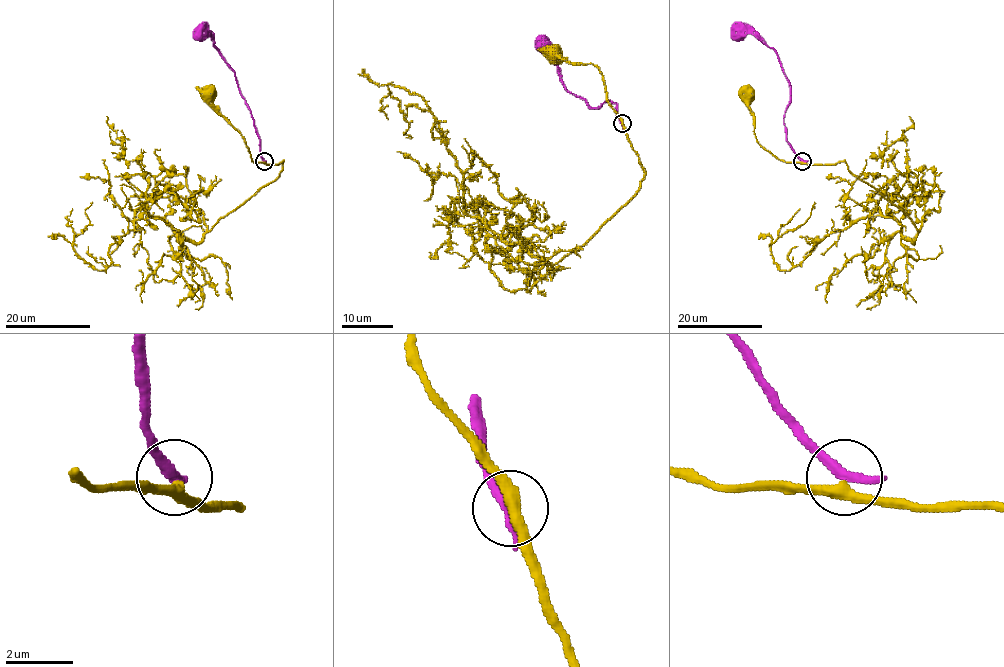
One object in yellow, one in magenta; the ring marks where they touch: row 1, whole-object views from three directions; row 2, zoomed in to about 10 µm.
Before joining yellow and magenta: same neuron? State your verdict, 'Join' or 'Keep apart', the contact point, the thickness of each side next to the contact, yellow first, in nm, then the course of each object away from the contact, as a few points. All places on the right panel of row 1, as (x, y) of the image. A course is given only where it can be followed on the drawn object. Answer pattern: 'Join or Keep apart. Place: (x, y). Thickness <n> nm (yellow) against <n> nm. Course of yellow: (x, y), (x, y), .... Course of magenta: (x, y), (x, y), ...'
Keep apart. Place: (802, 161). Thickness 360 nm (yellow) against 400 nm. Course of yellow: (803, 162), (780, 160), (758, 142), (748, 94). Course of magenta: (803, 160), (787, 140), (784, 119), (790, 102), (790, 84), (779, 58), (753, 34), (738, 30)

